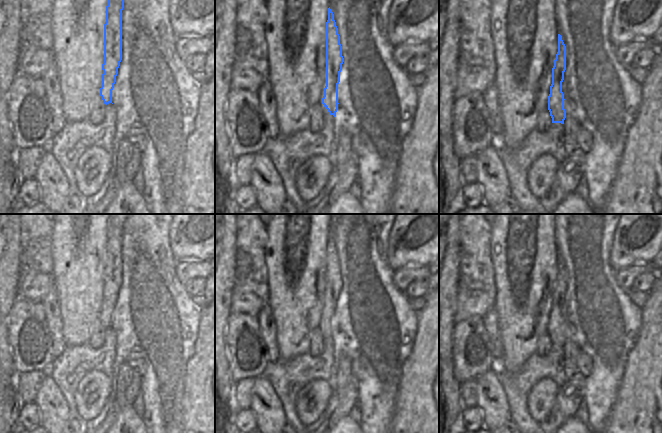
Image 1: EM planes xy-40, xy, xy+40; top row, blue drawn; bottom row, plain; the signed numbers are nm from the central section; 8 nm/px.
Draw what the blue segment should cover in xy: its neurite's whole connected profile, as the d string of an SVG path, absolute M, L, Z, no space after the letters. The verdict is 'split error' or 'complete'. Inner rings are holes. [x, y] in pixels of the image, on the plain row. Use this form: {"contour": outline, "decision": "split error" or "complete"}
{"contour": "M328 232L328 244L326 246L326 310L322 328L330 339L336 340L338 334L338 308L344 282L338 252L334 244L334 238Z", "decision": "complete"}

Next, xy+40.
{"contour": "M558 258L558 276L552 292L552 308L548 320L548 334L552 342L552 347L564 348L566 335L564 333L564 318L562 316L562 306L566 294L566 270L562 260Z", "decision": "complete"}

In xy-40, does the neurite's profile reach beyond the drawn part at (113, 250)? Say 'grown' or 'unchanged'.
unchanged

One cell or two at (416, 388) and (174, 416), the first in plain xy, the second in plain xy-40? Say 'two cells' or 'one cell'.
two cells

